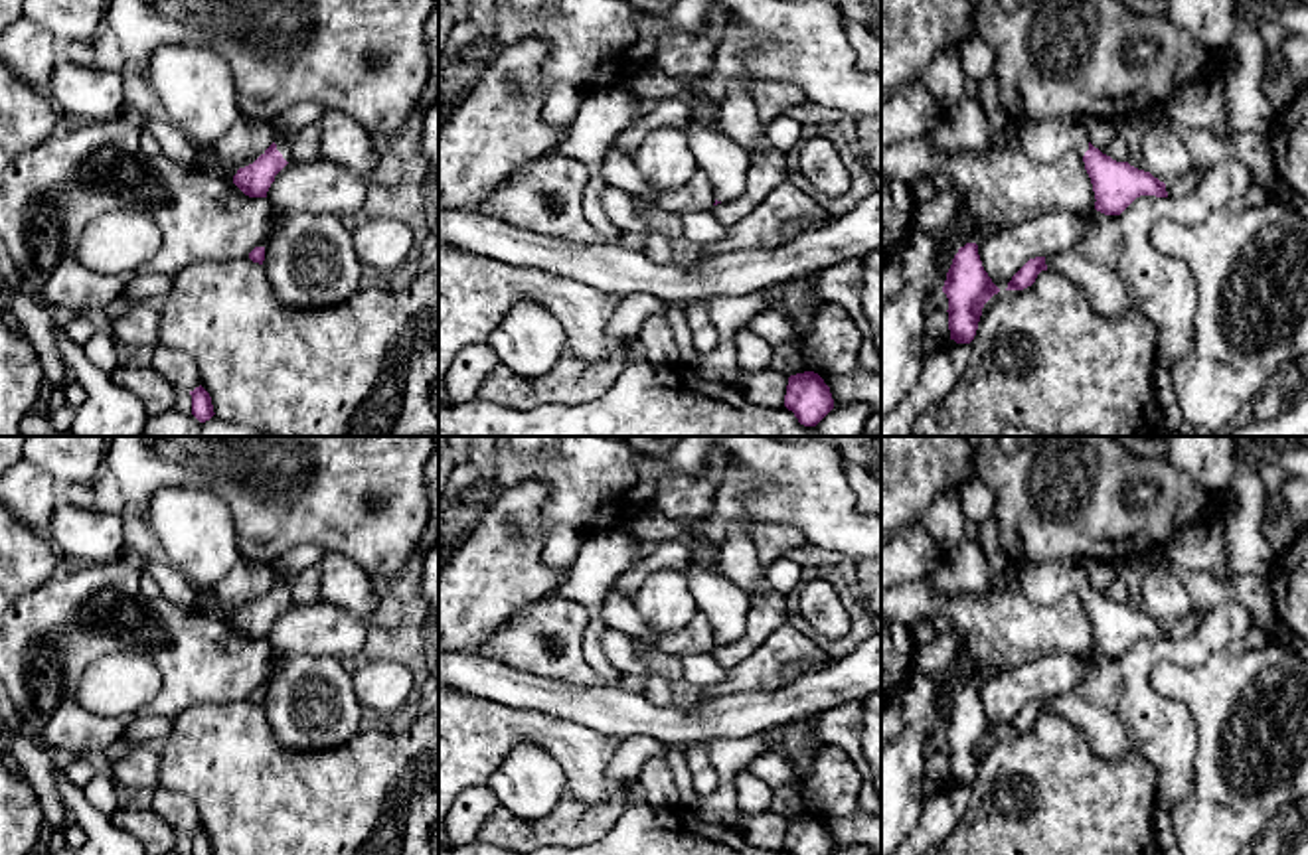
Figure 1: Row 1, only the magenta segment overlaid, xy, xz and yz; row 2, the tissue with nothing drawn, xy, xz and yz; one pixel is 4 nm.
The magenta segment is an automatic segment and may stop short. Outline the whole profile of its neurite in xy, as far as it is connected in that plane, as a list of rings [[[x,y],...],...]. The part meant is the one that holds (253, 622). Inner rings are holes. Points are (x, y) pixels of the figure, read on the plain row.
[[[308,543],[285,553],[277,561],[279,573],[273,577],[273,586],[253,606],[239,610],[233,626],[249,640],[267,640],[275,618],[292,604],[290,575],[320,565],[326,551],[326,547]]]

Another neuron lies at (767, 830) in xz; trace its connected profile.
[[[769,810],[759,816],[739,817],[737,825],[751,845],[769,851],[784,849],[788,819],[777,812]]]

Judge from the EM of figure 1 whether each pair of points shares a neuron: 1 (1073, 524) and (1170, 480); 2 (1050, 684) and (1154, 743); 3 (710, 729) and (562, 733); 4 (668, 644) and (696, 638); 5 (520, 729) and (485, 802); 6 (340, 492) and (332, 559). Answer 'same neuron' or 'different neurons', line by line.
1: same neuron
2: different neurons
3: different neurons
4: same neuron
5: different neurons
6: different neurons

